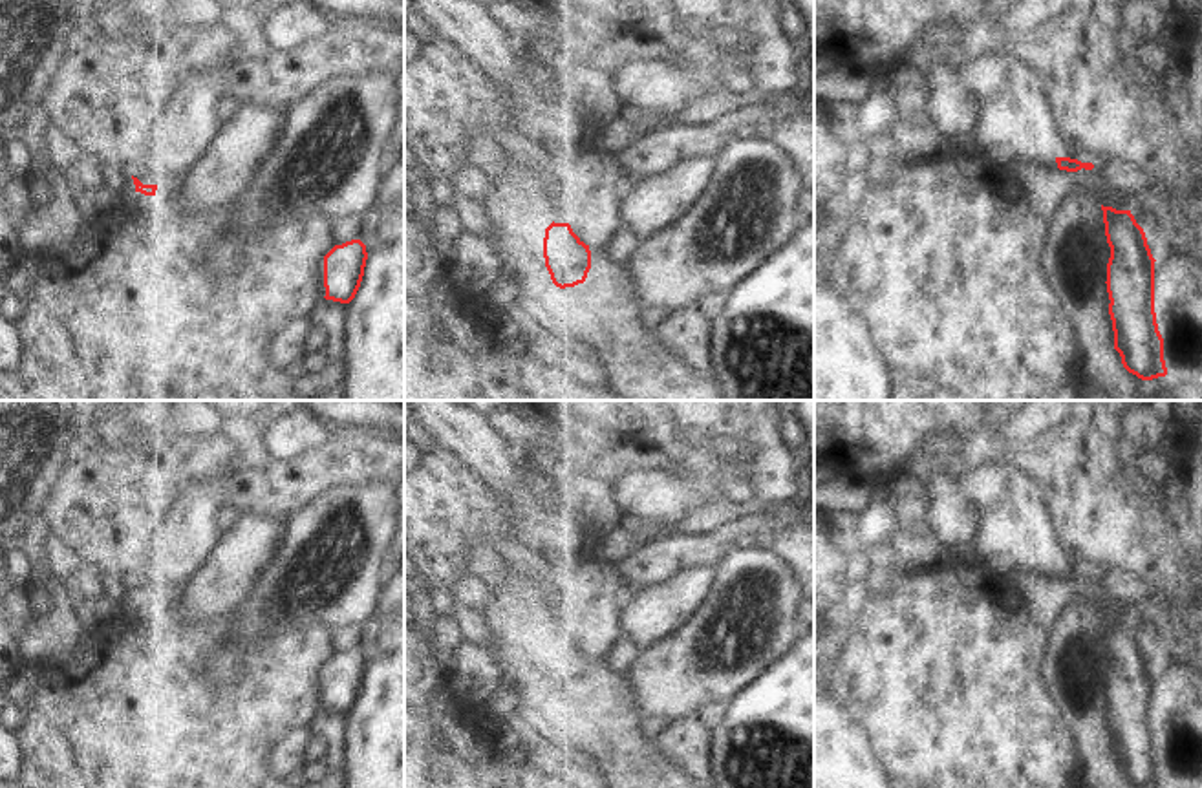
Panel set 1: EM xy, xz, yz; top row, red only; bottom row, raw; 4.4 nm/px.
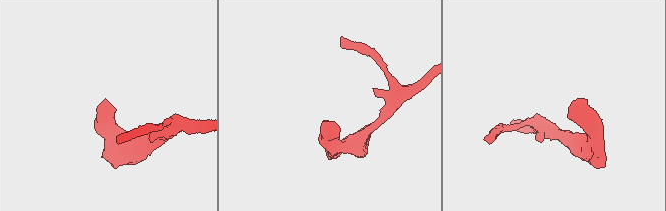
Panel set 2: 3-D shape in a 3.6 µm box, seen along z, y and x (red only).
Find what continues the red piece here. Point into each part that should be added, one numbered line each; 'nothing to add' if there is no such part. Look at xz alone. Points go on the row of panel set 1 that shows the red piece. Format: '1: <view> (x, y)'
1: xz (588, 192)

